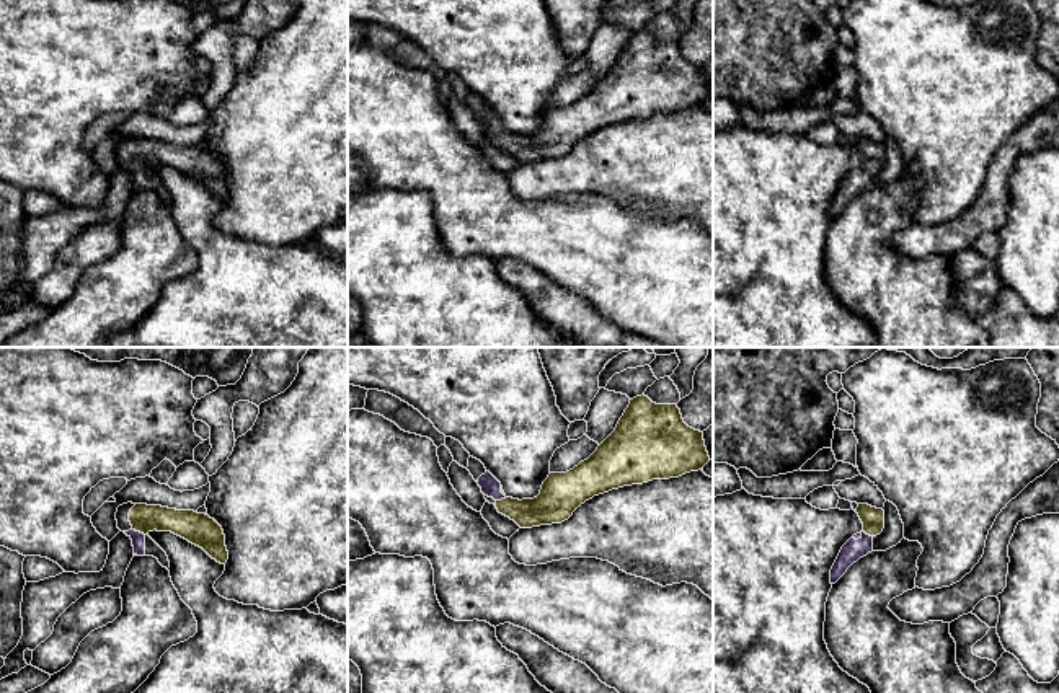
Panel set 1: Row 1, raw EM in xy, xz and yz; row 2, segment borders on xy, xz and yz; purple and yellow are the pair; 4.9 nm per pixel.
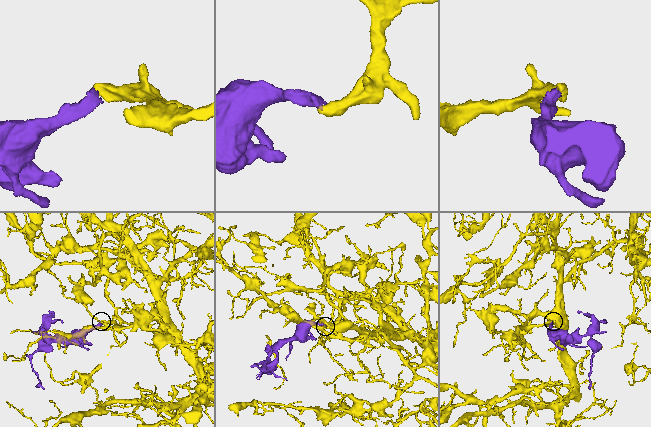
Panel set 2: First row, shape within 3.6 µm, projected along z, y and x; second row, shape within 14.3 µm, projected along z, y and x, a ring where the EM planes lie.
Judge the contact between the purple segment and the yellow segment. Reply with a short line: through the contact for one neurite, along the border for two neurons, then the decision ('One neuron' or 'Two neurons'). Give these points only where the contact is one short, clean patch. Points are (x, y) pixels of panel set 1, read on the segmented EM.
Line: xy (137, 538), (139, 532), (149, 522), (186, 524). One neuron

